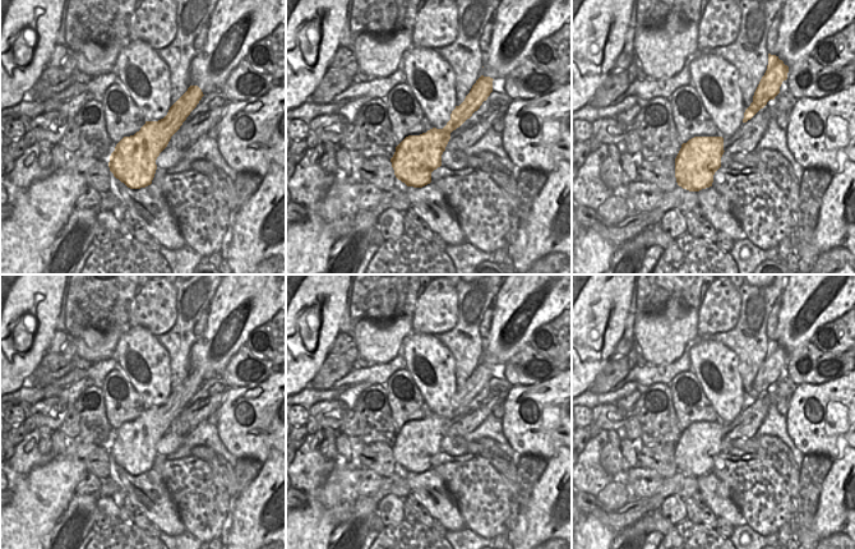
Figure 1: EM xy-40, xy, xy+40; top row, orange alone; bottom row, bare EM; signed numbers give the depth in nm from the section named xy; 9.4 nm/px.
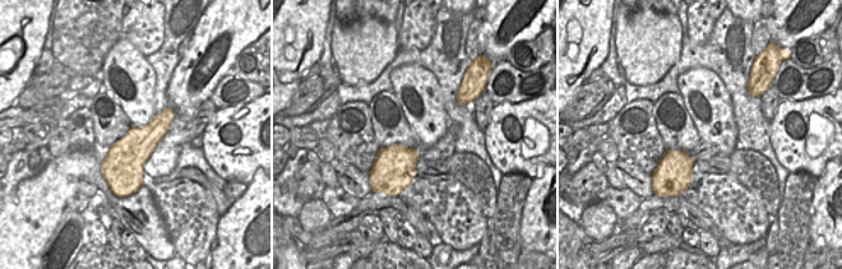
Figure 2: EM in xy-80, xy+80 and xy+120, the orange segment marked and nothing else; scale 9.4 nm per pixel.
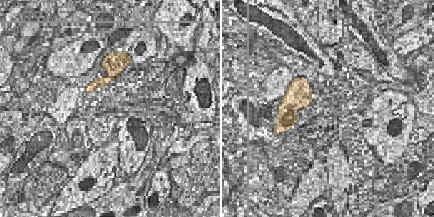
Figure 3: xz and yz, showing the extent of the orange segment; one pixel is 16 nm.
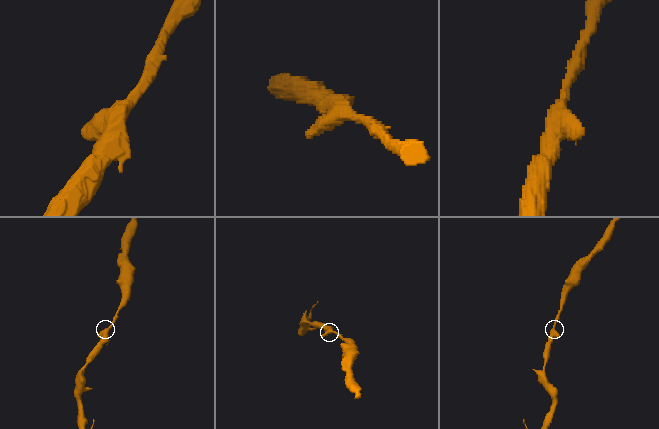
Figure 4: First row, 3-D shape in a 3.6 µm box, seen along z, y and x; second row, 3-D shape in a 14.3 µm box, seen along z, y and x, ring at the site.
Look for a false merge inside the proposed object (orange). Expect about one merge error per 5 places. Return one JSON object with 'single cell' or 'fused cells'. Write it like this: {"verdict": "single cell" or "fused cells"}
{"verdict": "single cell"}

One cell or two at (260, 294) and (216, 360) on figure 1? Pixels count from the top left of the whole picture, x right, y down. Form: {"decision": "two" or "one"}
{"decision": "one"}

